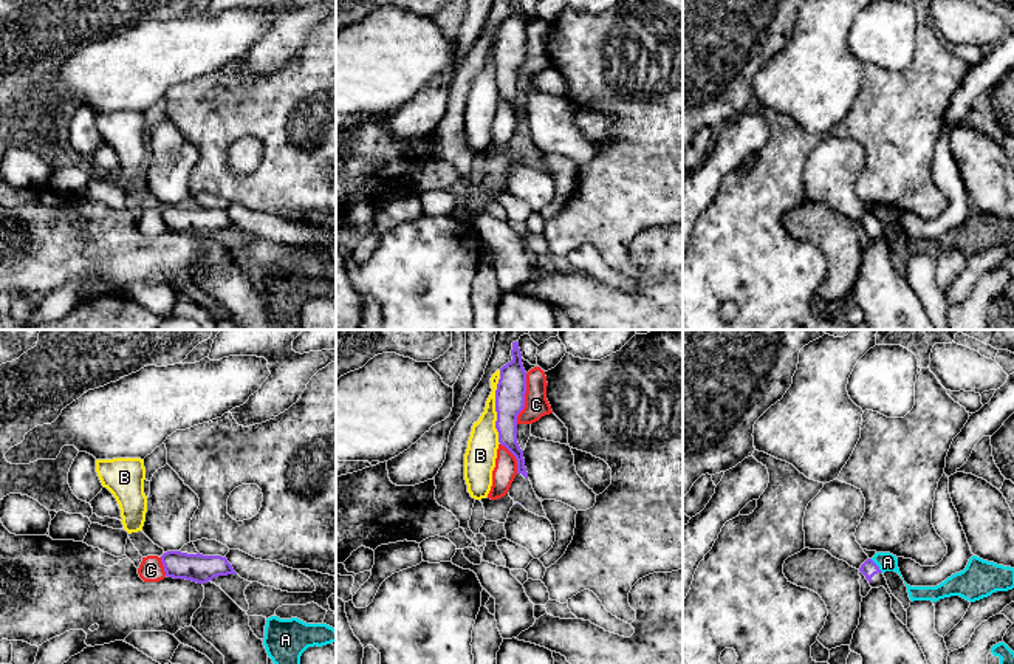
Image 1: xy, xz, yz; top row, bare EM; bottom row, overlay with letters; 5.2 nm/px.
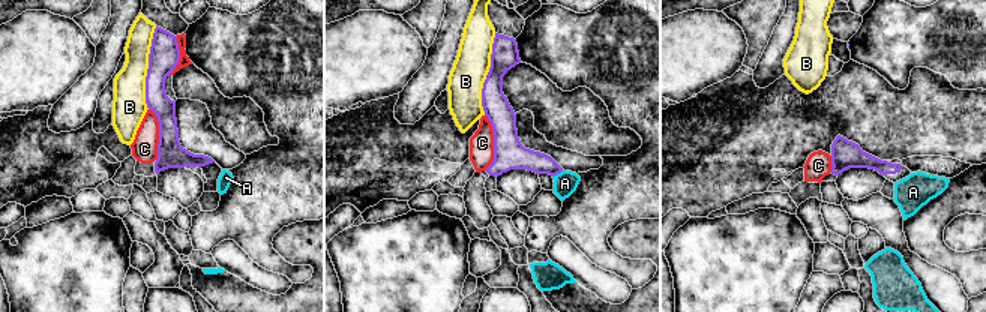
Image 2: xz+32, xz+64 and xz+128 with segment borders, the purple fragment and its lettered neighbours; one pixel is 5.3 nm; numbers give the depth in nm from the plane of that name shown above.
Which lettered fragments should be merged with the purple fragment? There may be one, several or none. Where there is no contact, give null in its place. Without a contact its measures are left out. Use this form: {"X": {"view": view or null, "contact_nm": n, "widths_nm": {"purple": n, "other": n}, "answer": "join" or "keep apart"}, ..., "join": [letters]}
{"A": {"view": "yz", "contact_nm": 100, "widths_nm": {"purple": 90, "other": 100}, "answer": "keep apart"}, "B": {"view": "xz", "contact_nm": 380, "widths_nm": {"purple": 160, "other": 160}, "answer": "keep apart"}, "C": {"view": "xz", "contact_nm": 280, "widths_nm": {"purple": 160, "other": 130}, "answer": "keep apart"}, "join": []}

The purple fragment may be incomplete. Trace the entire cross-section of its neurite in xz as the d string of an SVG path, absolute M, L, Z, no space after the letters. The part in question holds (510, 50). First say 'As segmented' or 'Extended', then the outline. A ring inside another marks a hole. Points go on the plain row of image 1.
As segmented. M512 0L511 9L512 14L500 22L500 33L495 43L495 82L498 85L498 96L517 113L517 127L528 132L523 104L517 96L517 70L525 60L526 25L519 0Z

